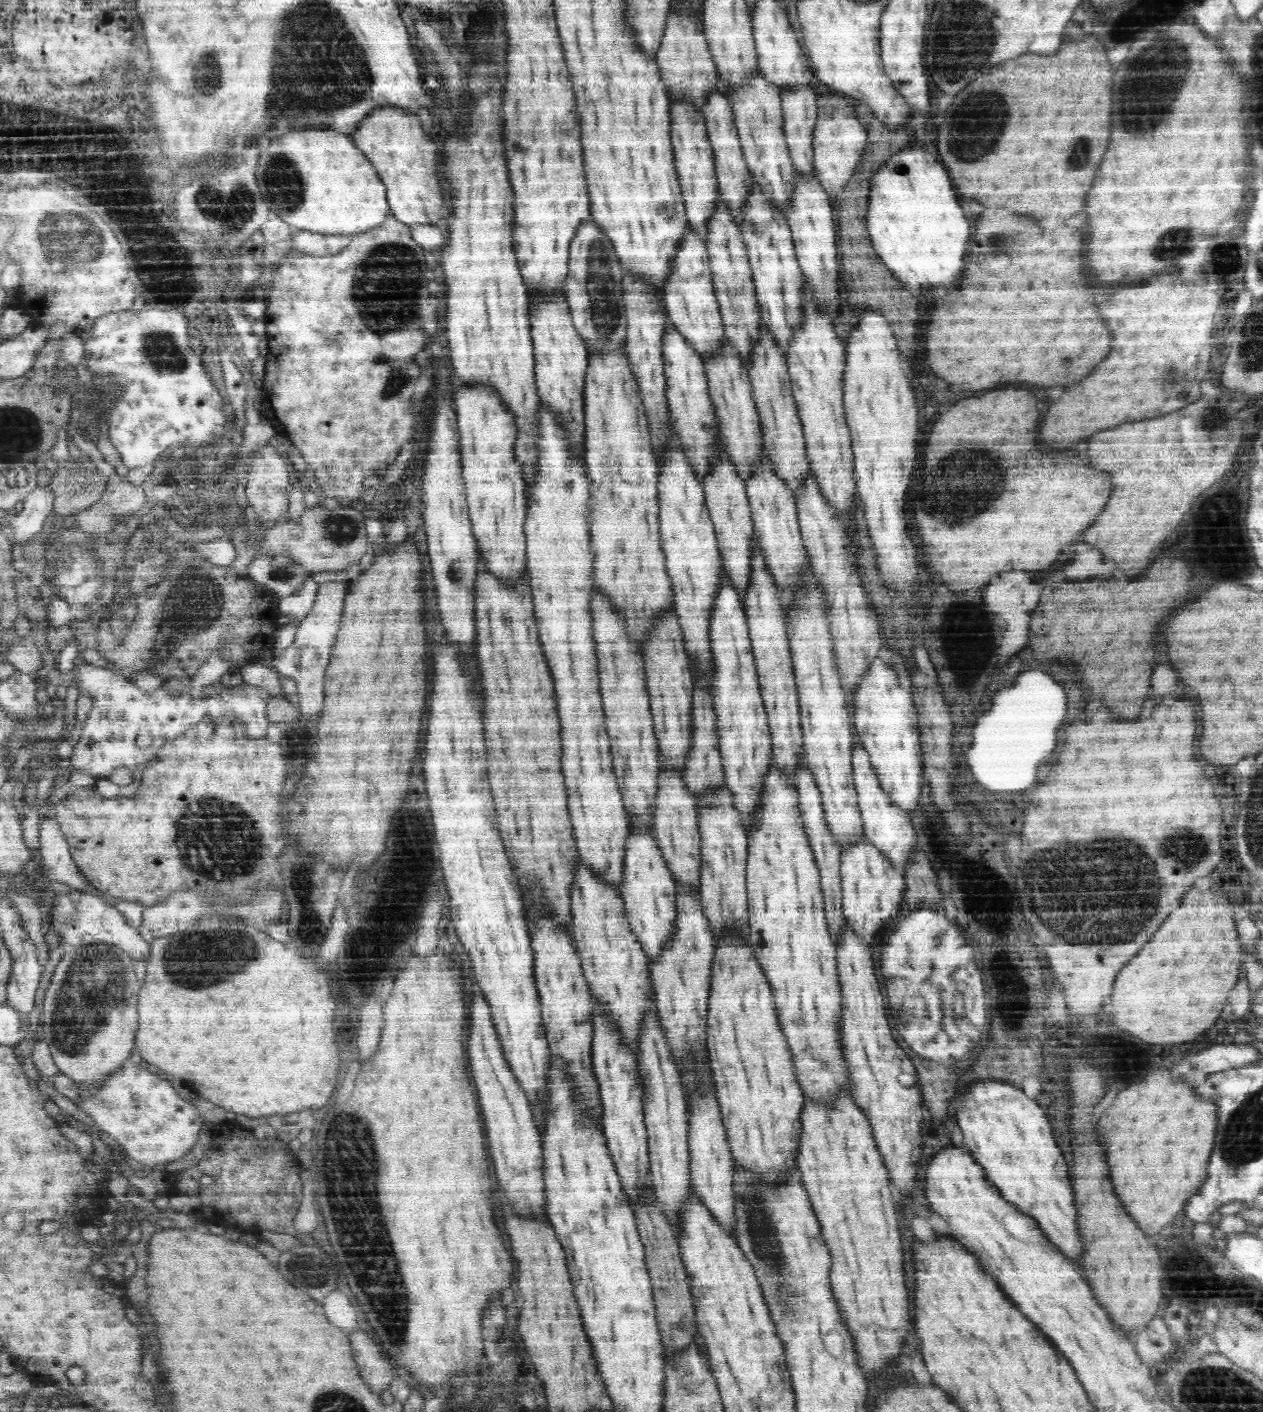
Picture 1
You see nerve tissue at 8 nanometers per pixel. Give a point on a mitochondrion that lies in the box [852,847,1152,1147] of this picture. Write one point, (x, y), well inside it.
(924, 1016)

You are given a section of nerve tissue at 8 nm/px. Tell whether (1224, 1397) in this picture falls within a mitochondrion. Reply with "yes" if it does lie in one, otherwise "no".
yes

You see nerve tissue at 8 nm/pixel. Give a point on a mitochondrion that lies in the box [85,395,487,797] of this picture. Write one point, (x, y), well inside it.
(195, 601)

